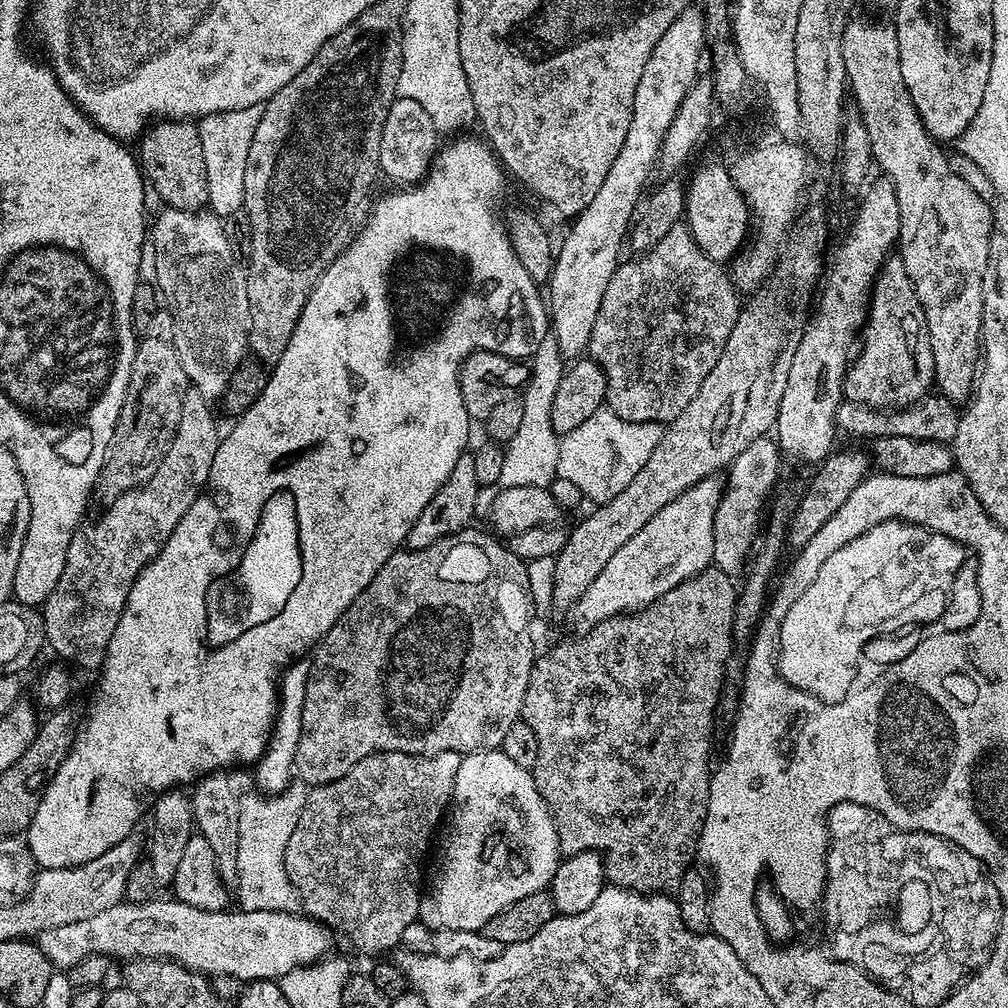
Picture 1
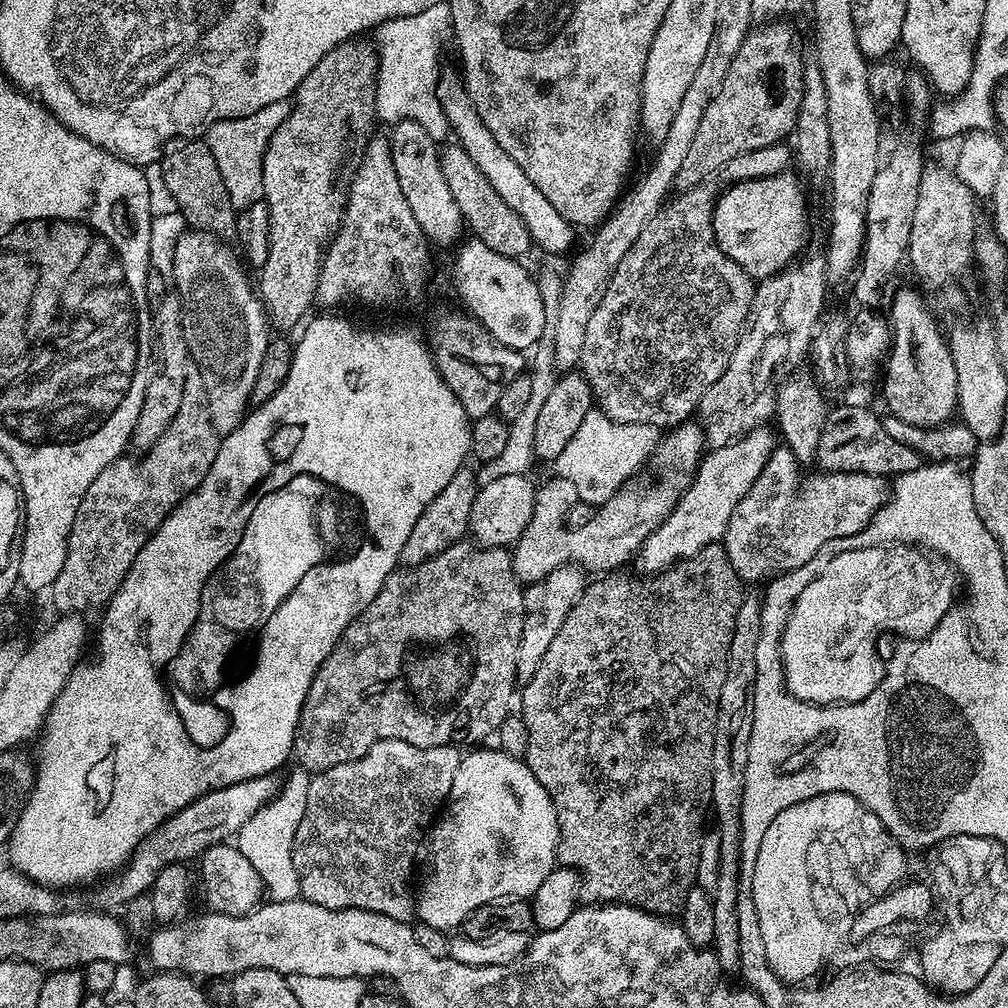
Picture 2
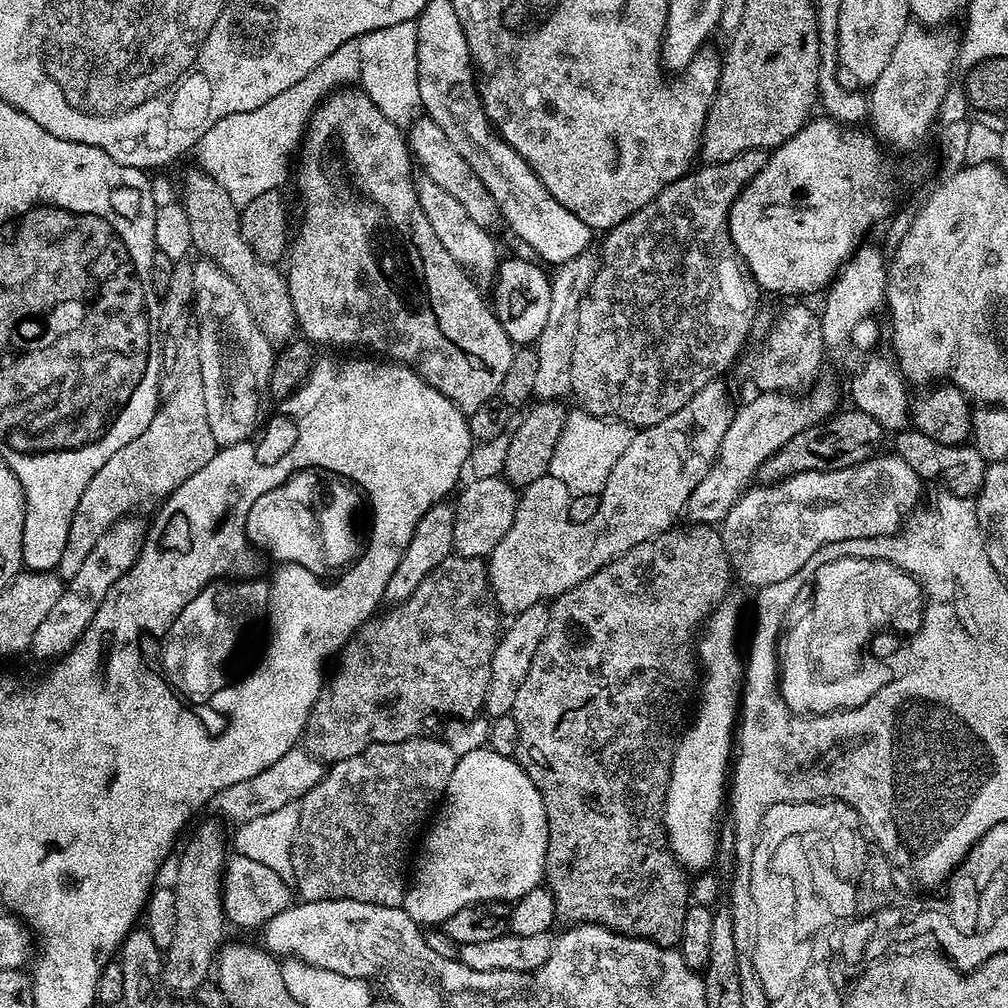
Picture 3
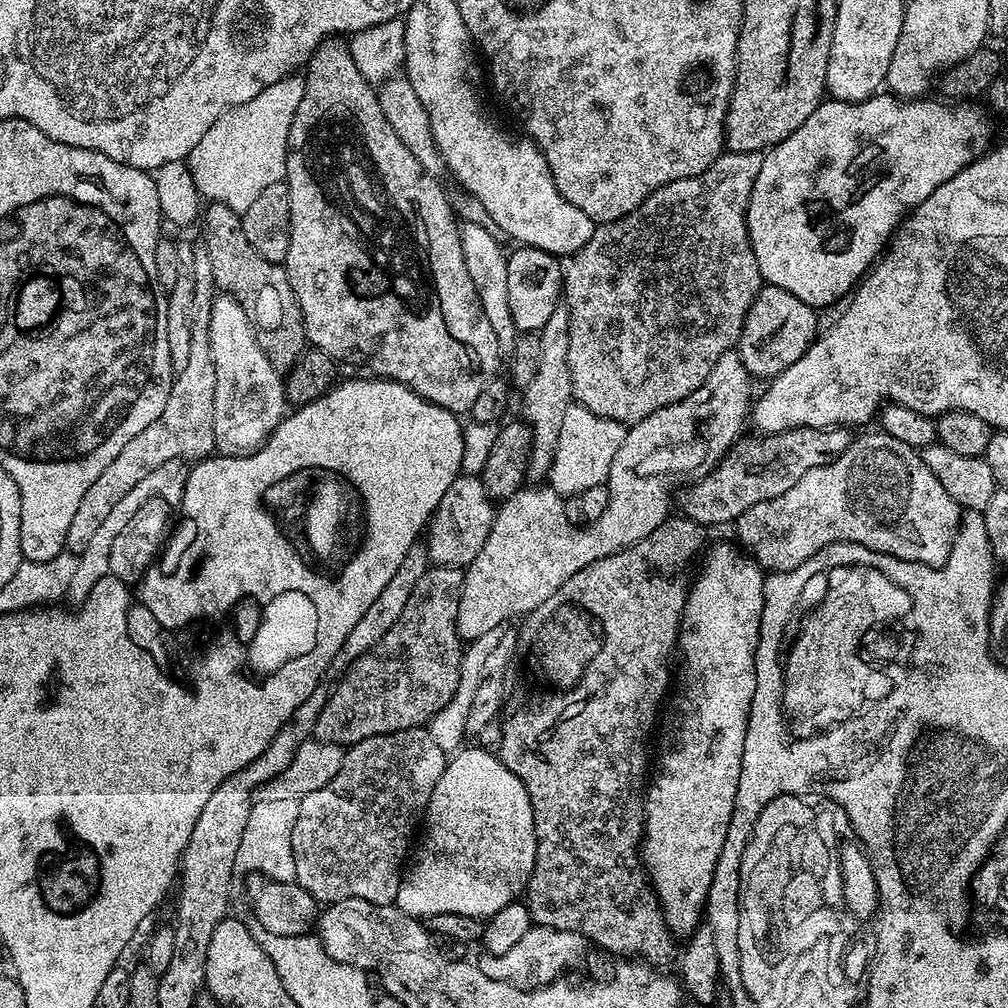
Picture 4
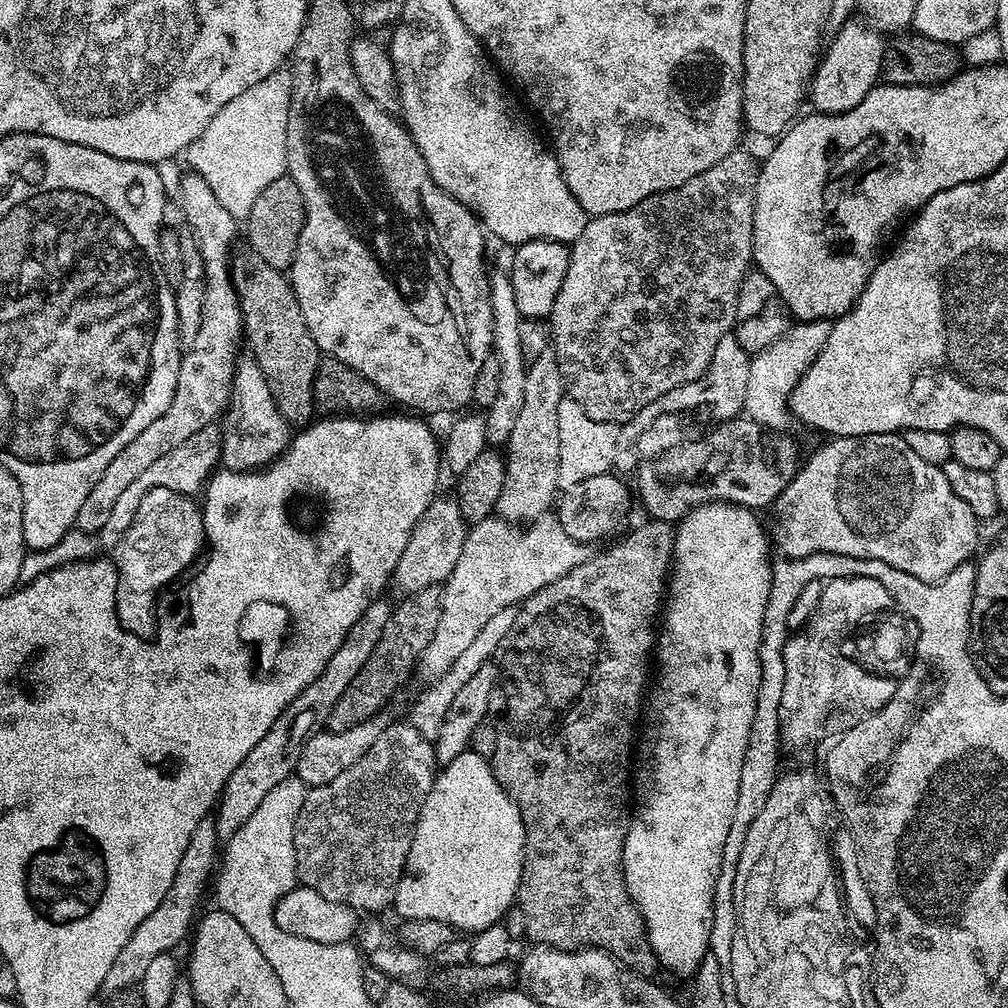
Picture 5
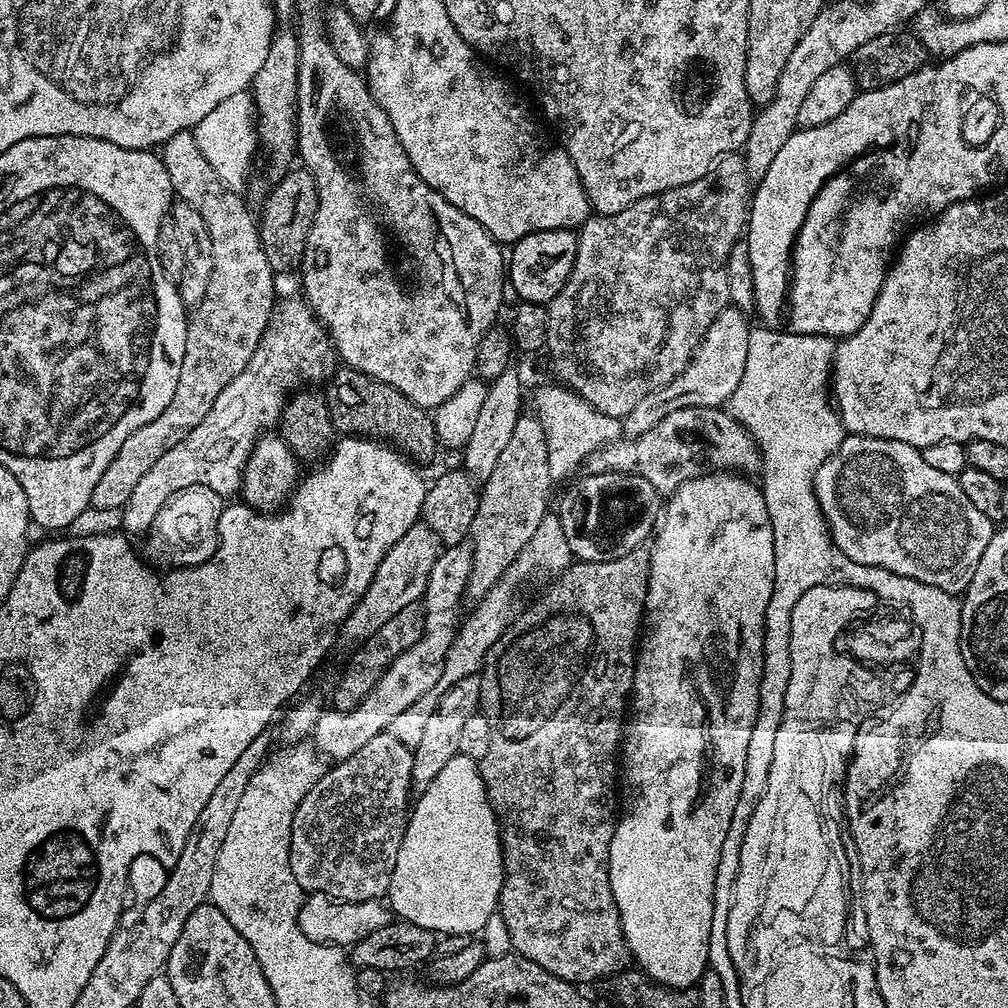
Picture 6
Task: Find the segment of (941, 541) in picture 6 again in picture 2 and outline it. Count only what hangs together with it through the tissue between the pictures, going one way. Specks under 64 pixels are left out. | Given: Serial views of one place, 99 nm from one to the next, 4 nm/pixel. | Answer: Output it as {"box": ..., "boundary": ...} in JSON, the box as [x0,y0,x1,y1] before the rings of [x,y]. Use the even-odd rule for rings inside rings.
{"box":[722,446,890,581],"boundary":[[[778,446],[770,454],[762,474],[750,486],[750,490],[738,502],[734,514],[730,514],[730,522],[726,526],[726,534],[722,541],[724,552],[728,555],[730,566],[740,575],[741,580],[767,581],[777,570],[789,572],[802,566],[826,542],[834,538],[846,538],[863,530],[870,518],[887,504],[890,495],[890,484],[883,476],[871,476],[861,472],[829,472],[820,476],[808,476],[800,484],[802,465],[786,446]]]}

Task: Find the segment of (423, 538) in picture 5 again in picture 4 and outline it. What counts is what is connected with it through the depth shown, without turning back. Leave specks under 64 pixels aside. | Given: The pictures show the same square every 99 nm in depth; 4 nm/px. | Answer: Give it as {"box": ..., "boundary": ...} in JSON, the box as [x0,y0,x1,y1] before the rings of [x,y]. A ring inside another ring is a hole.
{"box":[426,476,497,568],"boundary":[[[456,476],[454,482],[450,482],[450,490],[442,494],[442,502],[438,502],[431,520],[426,525],[429,561],[442,568],[467,568],[474,562],[474,558],[478,558],[478,550],[486,546],[486,538],[490,534],[496,510],[497,505],[489,496],[488,487],[480,476]]]}

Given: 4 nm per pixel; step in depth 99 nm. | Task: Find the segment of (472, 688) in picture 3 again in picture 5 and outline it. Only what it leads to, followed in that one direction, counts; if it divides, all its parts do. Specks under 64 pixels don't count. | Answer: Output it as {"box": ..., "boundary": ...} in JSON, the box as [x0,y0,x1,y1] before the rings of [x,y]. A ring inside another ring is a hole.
{"box":[327,587,441,732],"boundary":[[[439,587],[434,588],[426,588],[422,589],[420,592],[416,592],[412,595],[405,595],[403,599],[400,601],[401,604],[398,603],[395,605],[392,617],[390,618],[390,622],[386,622],[386,630],[382,630],[382,638],[378,642],[378,646],[374,650],[374,654],[370,654],[370,658],[366,662],[366,666],[362,666],[362,670],[356,675],[354,678],[354,682],[350,682],[350,686],[346,686],[346,694],[342,694],[342,698],[338,698],[338,706],[334,706],[334,710],[330,714],[330,718],[327,722],[327,727],[331,729],[333,732],[341,732],[342,730],[350,730],[354,726],[358,726],[363,720],[370,720],[373,716],[377,715],[381,711],[380,708],[384,703],[387,702],[388,699],[391,698],[392,695],[395,694],[396,691],[400,688],[400,683],[403,682],[404,679],[407,678],[408,675],[413,671],[414,673],[417,671],[420,657],[423,656],[425,650],[428,648],[428,643],[430,642],[430,638],[435,634],[438,630],[438,618],[440,617],[440,594],[441,589]]]}

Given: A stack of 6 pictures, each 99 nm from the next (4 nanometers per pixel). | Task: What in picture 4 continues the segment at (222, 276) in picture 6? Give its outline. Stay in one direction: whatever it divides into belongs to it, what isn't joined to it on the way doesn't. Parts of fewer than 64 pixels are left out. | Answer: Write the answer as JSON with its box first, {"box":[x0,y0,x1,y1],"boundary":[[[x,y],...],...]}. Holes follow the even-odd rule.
{"box":[66,246,215,554],"boundary":[[[203,246],[193,247],[192,257],[194,258],[194,306],[196,317],[194,318],[194,330],[190,342],[190,354],[183,357],[181,366],[175,373],[172,381],[172,389],[166,398],[166,406],[142,434],[130,438],[126,446],[122,446],[118,458],[98,474],[96,481],[86,490],[82,502],[78,502],[78,510],[70,522],[70,530],[66,530],[66,548],[73,554],[79,554],[86,550],[90,538],[102,521],[114,510],[115,504],[134,490],[150,470],[158,470],[171,460],[182,460],[195,462],[213,455],[215,449],[214,438],[214,362],[212,351],[208,341],[208,311],[212,309],[212,298],[214,295],[214,274],[210,270],[210,254]]]}

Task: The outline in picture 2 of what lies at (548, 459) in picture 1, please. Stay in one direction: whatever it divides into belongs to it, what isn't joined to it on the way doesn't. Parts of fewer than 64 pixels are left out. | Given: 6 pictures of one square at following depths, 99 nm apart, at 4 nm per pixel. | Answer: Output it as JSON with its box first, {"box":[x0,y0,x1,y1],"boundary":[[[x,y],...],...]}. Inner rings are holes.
{"box":[483,264,564,480],"boundary":[[[544,264],[540,268],[540,273],[535,273],[534,279],[538,286],[538,294],[542,305],[542,332],[539,342],[534,346],[534,351],[530,356],[530,375],[533,380],[531,387],[530,402],[526,402],[526,410],[518,414],[510,422],[510,438],[506,438],[506,446],[498,458],[487,461],[483,465],[484,476],[489,480],[505,476],[506,474],[525,474],[529,471],[528,467],[534,464],[536,460],[536,451],[534,450],[534,426],[538,426],[538,410],[542,410],[542,402],[550,398],[550,390],[554,390],[554,382],[558,375],[558,369],[554,362],[554,346],[551,336],[558,326],[558,302],[562,302],[562,290],[564,289],[564,276],[556,268]]]}

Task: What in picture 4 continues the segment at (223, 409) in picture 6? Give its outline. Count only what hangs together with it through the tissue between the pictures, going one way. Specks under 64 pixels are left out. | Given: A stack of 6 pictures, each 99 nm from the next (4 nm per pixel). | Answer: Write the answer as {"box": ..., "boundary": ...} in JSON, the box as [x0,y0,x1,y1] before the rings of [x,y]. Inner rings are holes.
{"box":[67,460,188,606],"boundary":[[[171,460],[162,466],[158,466],[158,470],[150,470],[150,474],[146,474],[146,478],[142,478],[142,482],[138,482],[138,486],[134,486],[134,490],[130,490],[130,494],[125,494],[120,501],[114,506],[114,510],[110,510],[110,515],[102,521],[102,526],[98,526],[98,530],[94,533],[94,538],[90,538],[86,550],[82,550],[78,555],[78,574],[74,574],[74,579],[68,587],[67,599],[73,600],[73,605],[79,606],[84,603],[85,598],[90,594],[90,590],[94,590],[94,586],[99,580],[109,575],[110,569],[113,567],[110,562],[110,548],[114,538],[118,537],[122,528],[138,513],[140,506],[145,506],[146,502],[151,499],[162,499],[165,503],[176,506],[185,499],[184,487],[186,486],[186,478],[188,477],[188,468],[185,461]]]}

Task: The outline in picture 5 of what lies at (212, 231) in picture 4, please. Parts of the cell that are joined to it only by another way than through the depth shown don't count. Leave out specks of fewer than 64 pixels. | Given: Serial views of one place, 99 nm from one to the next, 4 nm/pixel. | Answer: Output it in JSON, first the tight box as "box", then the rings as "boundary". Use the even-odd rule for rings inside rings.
{"box":[230,250,322,426],"boundary":[[[244,250],[241,256],[233,255],[230,271],[240,297],[242,336],[246,348],[248,344],[252,351],[249,352],[251,359],[262,370],[282,418],[292,426],[307,425],[313,419],[312,387],[322,353],[306,326],[306,318],[302,318],[292,281],[281,269],[266,266],[251,250]]]}

